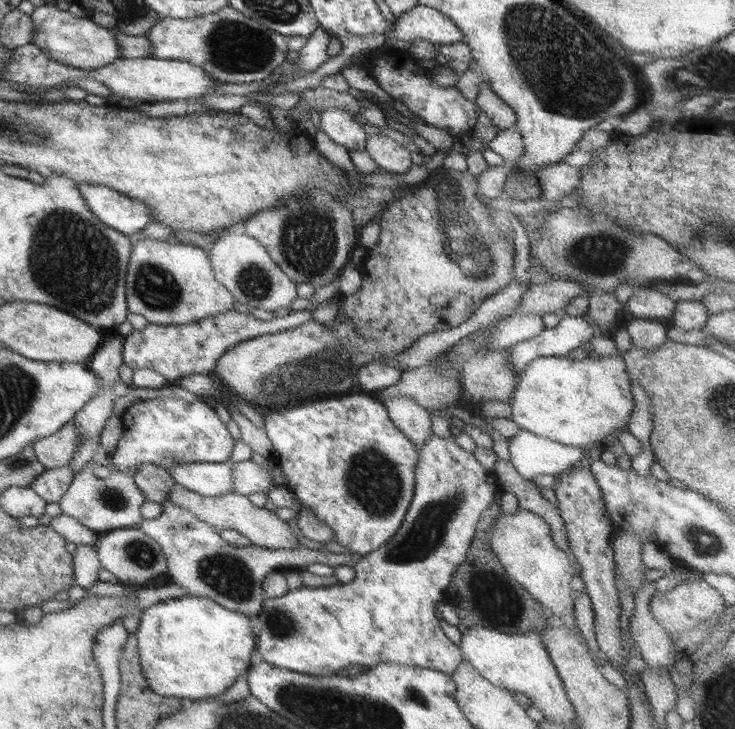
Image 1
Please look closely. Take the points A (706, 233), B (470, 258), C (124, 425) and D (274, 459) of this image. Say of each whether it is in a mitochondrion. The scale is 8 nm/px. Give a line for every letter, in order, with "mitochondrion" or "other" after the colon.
A: mitochondrion
B: mitochondrion
C: other
D: other

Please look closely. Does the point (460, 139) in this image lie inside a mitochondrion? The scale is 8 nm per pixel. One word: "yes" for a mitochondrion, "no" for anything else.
no

